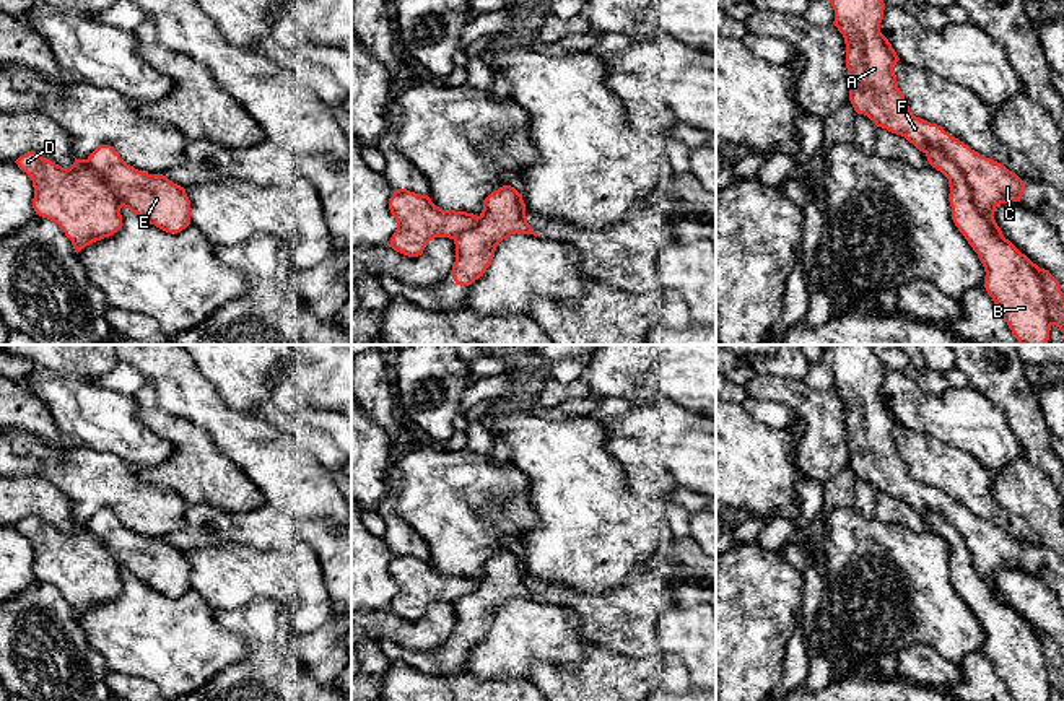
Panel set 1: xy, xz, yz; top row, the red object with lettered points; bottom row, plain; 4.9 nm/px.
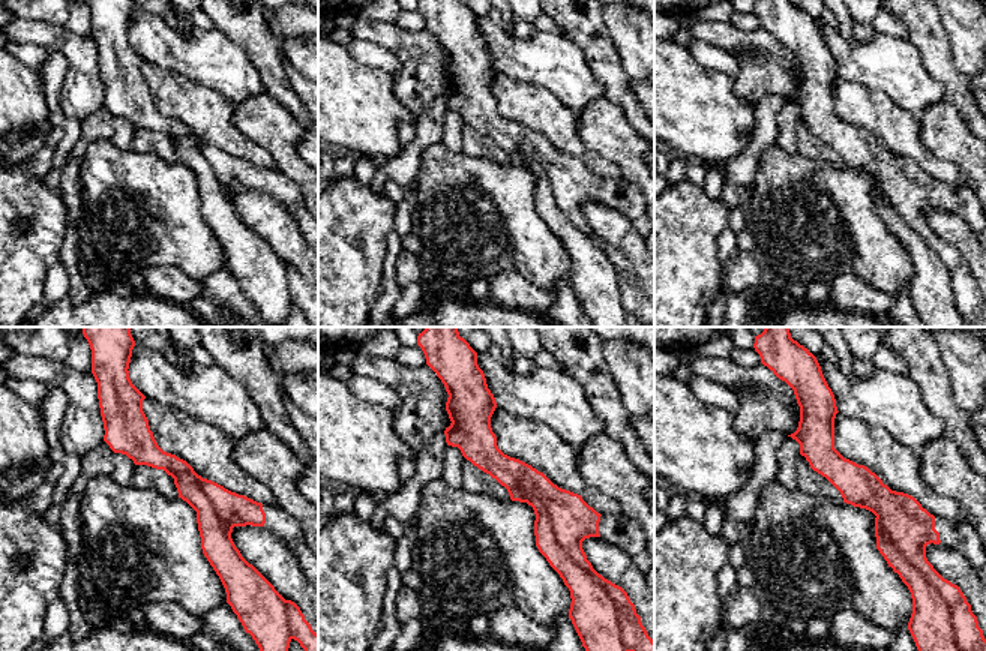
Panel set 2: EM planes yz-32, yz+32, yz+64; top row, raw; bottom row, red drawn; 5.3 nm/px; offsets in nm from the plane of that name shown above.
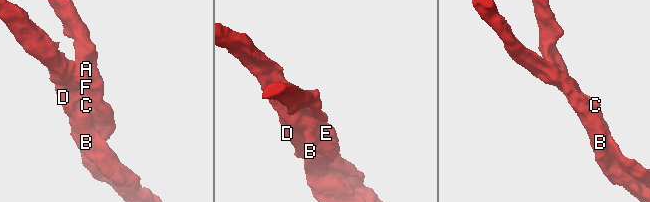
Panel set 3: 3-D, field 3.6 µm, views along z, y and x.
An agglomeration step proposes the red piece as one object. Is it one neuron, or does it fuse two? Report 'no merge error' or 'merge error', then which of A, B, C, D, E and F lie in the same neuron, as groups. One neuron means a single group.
merge error | A C E F / B D

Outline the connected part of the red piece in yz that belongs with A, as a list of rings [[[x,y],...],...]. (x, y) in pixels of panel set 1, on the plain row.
[[[826,345],[823,348],[823,359],[835,374],[833,389],[844,402],[849,465],[854,475],[867,480],[877,491],[905,501],[922,517],[931,511],[940,512],[962,533],[976,573],[989,584],[996,597],[1004,602],[994,584],[996,571],[1001,568],[1020,566],[1025,555],[1023,545],[1001,527],[971,514],[940,490],[919,483],[909,475],[893,436],[893,429],[900,423],[888,403],[880,397],[885,368],[874,355],[872,345]]]

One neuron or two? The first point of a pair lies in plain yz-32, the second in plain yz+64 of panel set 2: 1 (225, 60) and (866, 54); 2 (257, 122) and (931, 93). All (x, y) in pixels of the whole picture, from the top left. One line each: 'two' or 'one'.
1: one
2: two

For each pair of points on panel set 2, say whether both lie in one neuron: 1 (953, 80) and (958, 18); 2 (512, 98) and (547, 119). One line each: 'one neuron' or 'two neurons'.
1: two neurons
2: one neuron

